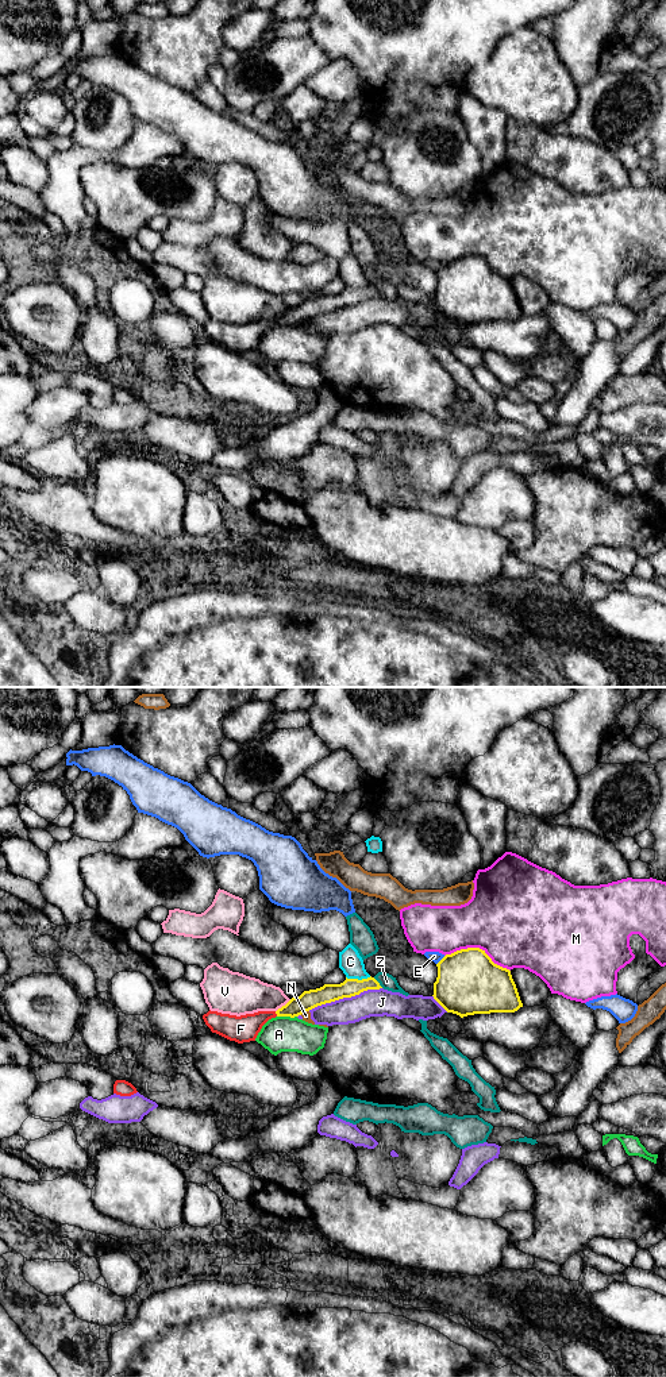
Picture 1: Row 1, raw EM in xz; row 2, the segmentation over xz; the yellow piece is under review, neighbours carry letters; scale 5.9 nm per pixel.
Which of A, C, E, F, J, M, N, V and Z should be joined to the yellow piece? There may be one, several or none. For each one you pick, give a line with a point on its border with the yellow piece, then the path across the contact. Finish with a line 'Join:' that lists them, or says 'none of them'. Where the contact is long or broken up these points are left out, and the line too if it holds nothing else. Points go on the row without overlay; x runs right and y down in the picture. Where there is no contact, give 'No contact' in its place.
F: Touches yellow at xz (276, 321). Path across: xz (310, 308), (292, 317), (276, 321), (264, 324), (241, 338)
Join: F

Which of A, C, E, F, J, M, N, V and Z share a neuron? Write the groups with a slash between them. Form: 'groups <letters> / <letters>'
groups A / C / E / F / J / M / N / V / Z

